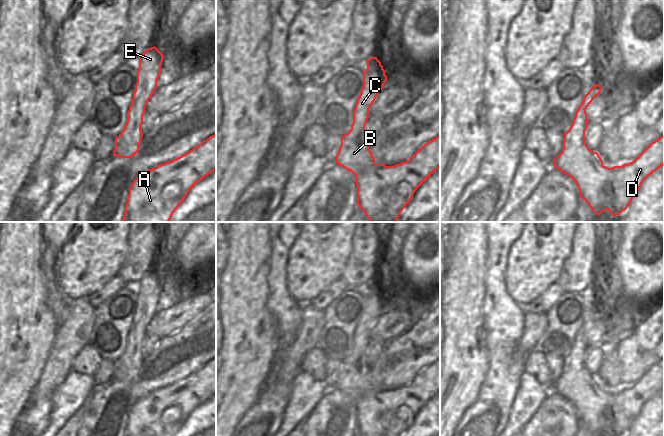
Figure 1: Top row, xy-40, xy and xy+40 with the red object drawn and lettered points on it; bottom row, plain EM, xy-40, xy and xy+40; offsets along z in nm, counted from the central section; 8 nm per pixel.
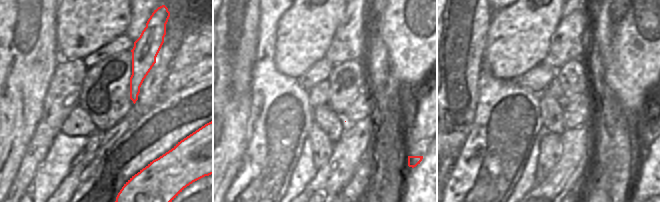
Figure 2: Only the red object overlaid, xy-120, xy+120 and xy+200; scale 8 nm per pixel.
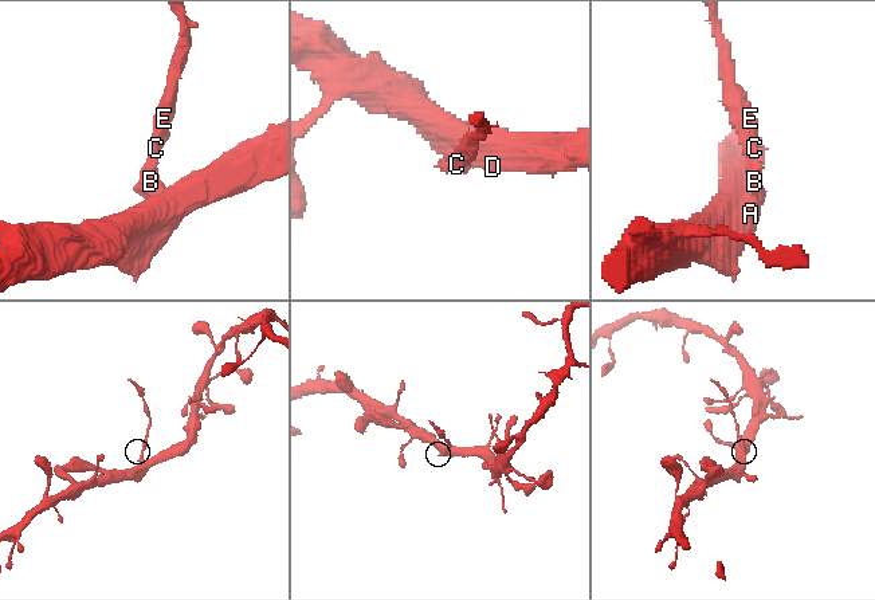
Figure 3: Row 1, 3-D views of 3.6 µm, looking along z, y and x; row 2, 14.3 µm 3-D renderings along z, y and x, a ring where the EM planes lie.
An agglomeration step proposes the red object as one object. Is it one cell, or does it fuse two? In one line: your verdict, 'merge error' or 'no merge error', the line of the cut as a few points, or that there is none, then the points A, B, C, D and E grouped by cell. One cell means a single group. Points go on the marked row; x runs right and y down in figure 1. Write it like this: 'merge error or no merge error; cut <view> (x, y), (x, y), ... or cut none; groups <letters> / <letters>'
merge error; cut xy (384, 165), (378, 168), (367, 169), (356, 182); groups A D / B C E

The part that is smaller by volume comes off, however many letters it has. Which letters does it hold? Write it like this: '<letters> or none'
B, C, E

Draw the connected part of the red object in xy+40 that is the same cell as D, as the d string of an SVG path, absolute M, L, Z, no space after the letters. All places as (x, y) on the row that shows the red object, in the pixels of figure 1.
M664 135L628 164L590 170L582 182L576 182L579 196L598 216L606 210L618 216L627 209L643 181L663 165Z

